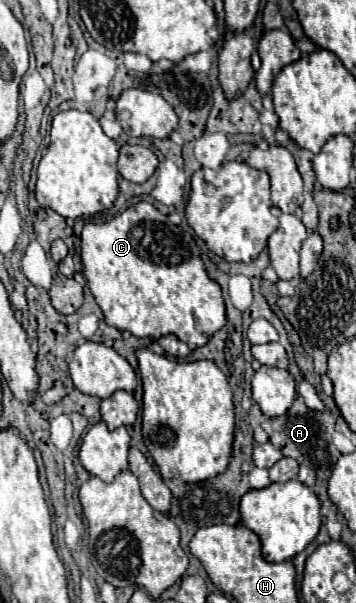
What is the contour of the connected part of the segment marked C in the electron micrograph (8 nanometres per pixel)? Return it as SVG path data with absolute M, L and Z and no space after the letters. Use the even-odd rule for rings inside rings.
M147 201L131 205L109 223L87 223L81 231L81 261L89 291L101 307L105 323L119 331L131 331L135 337L151 339L173 333L193 349L205 345L227 321L221 287L209 279L193 235L173 225L167 215Z

